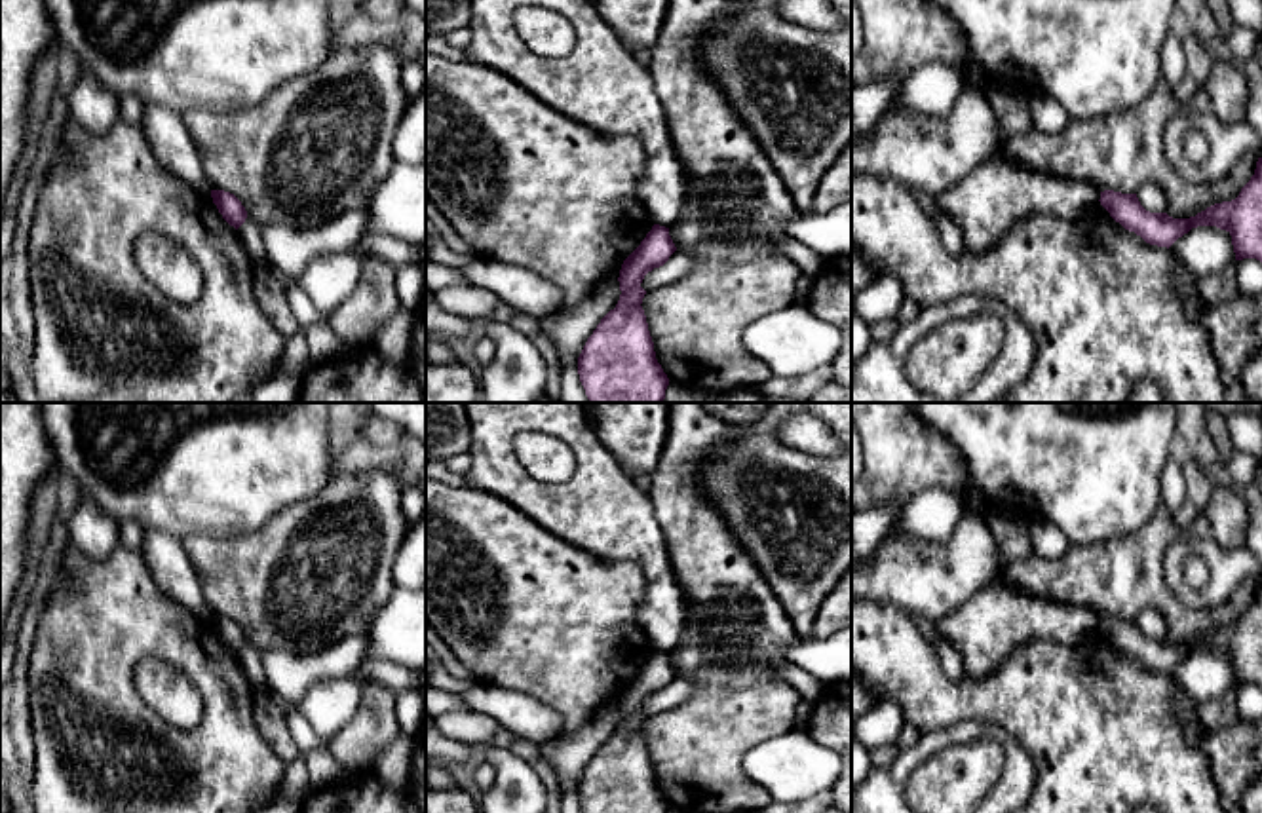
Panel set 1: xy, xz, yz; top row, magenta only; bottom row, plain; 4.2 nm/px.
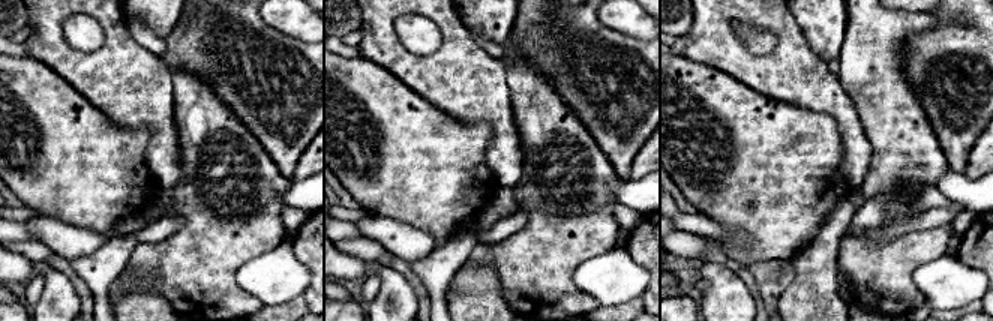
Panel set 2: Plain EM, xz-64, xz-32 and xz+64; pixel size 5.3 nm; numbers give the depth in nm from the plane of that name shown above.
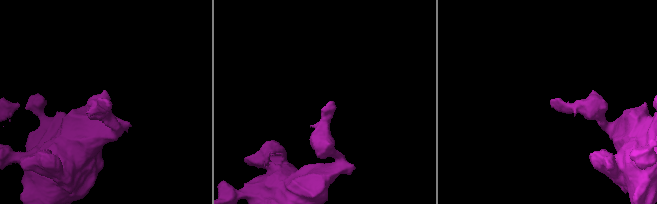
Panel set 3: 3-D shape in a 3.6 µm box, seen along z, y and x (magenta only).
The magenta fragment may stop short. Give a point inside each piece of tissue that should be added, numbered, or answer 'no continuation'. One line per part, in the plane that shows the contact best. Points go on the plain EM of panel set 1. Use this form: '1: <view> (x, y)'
no continuation

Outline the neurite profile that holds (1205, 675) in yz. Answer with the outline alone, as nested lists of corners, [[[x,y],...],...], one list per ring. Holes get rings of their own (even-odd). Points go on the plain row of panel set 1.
[[[1197,652],[1178,663],[1169,676],[1195,703],[1203,705],[1235,688],[1232,661],[1216,652]]]

